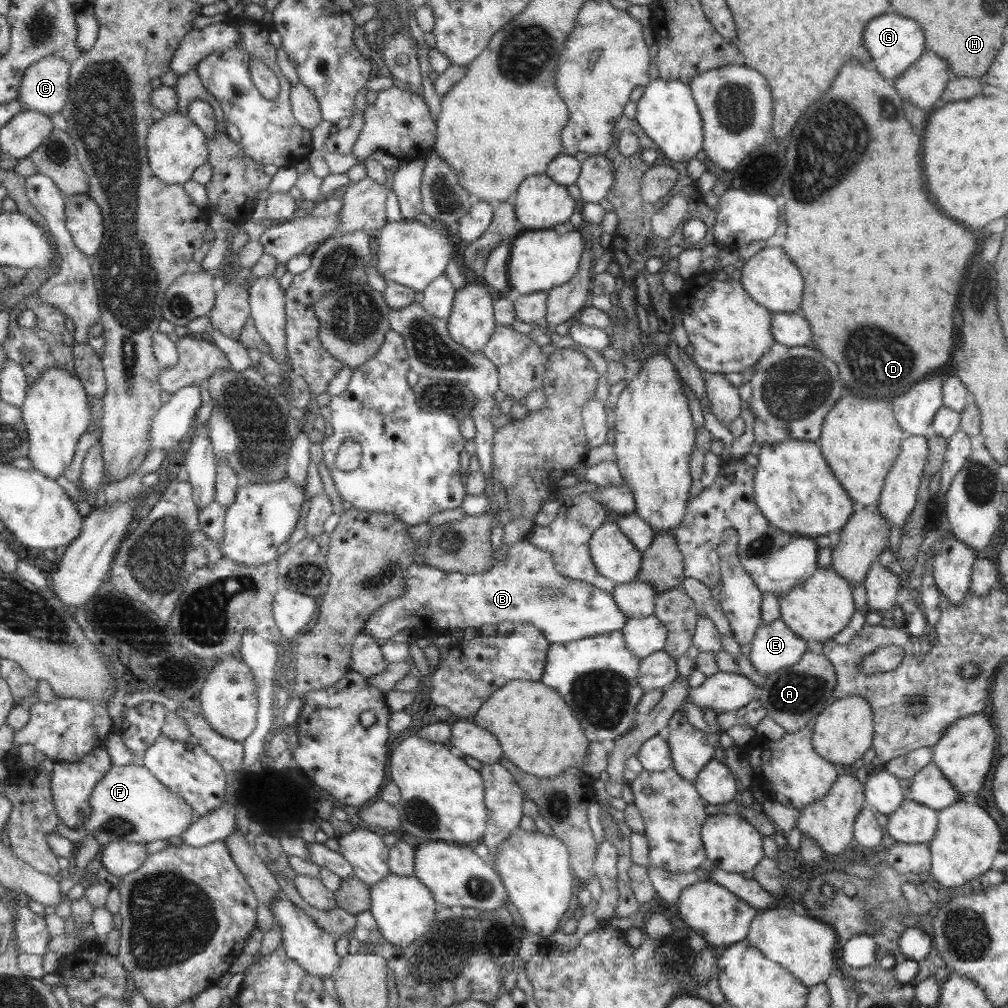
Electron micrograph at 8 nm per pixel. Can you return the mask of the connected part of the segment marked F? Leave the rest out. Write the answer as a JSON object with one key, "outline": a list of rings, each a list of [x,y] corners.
{"outline":[[[141,763],[120,766],[111,764],[110,770],[96,782],[90,798],[90,816],[82,824],[84,834],[92,834],[102,845],[114,841],[148,843],[155,840],[172,839],[181,836],[195,821],[194,809]]]}

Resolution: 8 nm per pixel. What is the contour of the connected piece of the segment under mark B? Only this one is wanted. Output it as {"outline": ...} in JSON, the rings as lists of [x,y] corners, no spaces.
{"outline":[[[525,537],[512,544],[503,543],[498,550],[494,550],[494,564],[486,572],[444,572],[430,565],[414,563],[406,568],[406,574],[407,592],[374,612],[362,631],[379,643],[391,641],[392,636],[404,629],[410,629],[410,634],[414,638],[422,637],[431,641],[441,635],[449,636],[458,629],[474,633],[488,624],[497,626],[502,621],[508,620],[515,626],[534,624],[542,635],[546,635],[551,644],[566,643],[621,630],[629,620],[618,604],[615,604],[611,592],[603,592],[600,588],[582,580],[561,576],[561,573],[554,568],[550,552],[536,548]]]}

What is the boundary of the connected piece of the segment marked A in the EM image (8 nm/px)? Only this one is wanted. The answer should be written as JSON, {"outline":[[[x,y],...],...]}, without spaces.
{"outline":[[[806,651],[796,664],[768,673],[764,684],[759,688],[758,699],[766,709],[767,716],[774,719],[786,733],[796,733],[810,726],[814,719],[835,701],[835,686],[836,671],[832,663],[822,653]]]}

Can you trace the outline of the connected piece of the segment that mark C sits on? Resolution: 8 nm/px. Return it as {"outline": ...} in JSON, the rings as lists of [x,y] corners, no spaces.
{"outline":[[[46,56],[30,64],[22,75],[20,102],[48,116],[60,113],[69,96],[70,69],[71,63],[60,56]]]}

